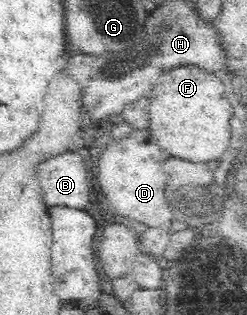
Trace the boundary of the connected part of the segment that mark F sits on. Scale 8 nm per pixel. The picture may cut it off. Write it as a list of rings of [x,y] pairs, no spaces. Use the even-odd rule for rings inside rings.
[[[193,66],[167,70],[147,96],[148,129],[164,153],[187,163],[207,163],[225,153],[229,147],[231,105],[217,76]]]

